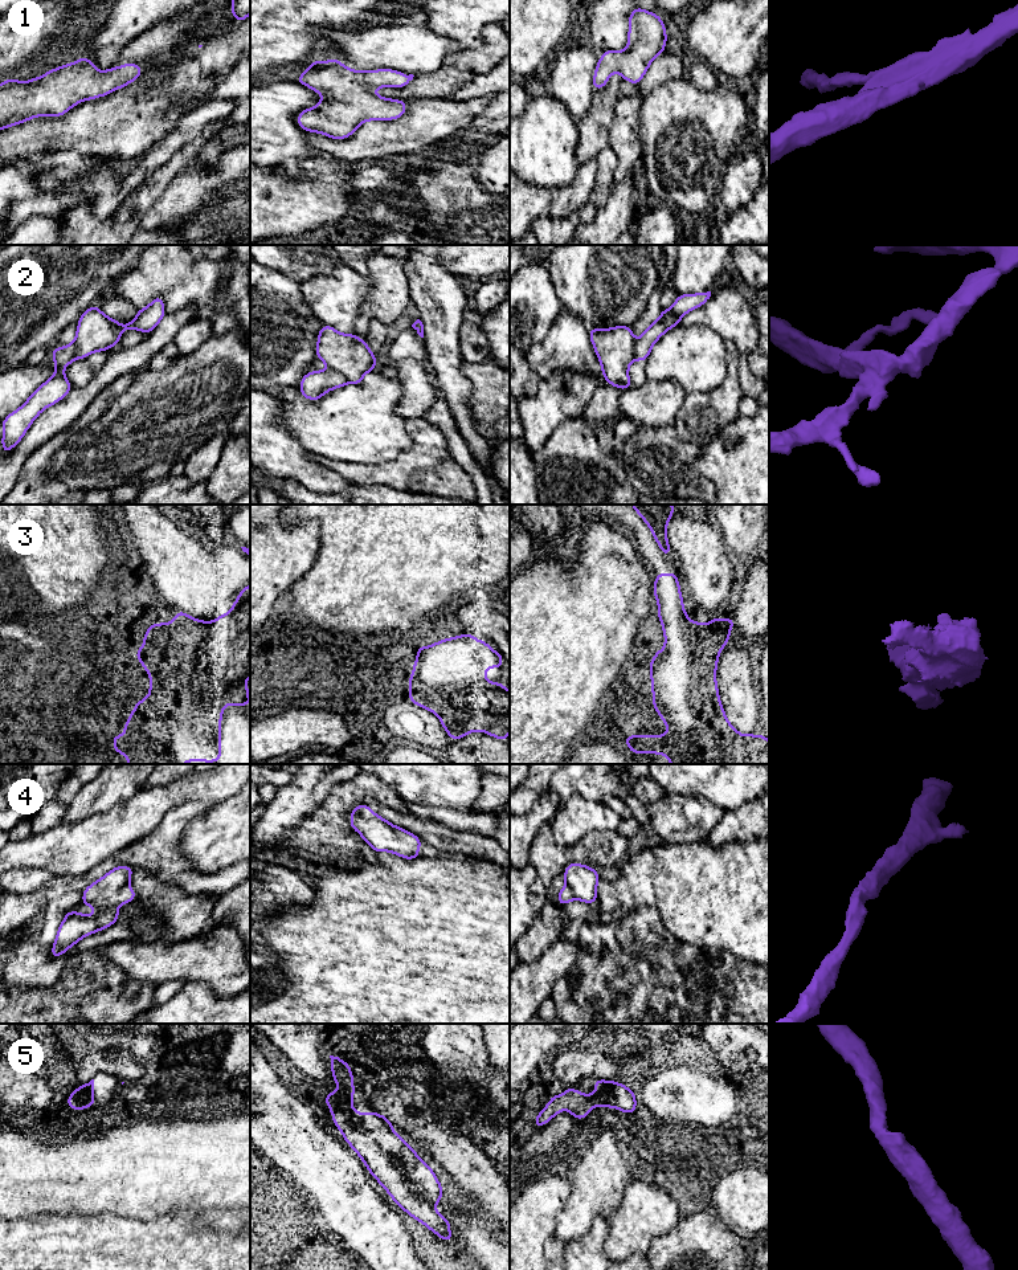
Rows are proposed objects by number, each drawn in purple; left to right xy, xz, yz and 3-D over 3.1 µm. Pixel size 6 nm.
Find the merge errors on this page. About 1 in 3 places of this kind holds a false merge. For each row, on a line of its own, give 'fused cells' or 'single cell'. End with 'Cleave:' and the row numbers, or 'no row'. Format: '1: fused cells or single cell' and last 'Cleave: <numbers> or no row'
1: single cell
2: fused cells
3: fused cells
4: single cell
5: single cell
Cleave: 2, 3

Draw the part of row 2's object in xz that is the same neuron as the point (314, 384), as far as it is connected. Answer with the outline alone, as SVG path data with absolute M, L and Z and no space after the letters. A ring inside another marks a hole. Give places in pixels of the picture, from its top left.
M328 368L327 371L310 371L306 373L301 380L299 389L303 397L316 401L331 389L346 384L347 379L343 375Z

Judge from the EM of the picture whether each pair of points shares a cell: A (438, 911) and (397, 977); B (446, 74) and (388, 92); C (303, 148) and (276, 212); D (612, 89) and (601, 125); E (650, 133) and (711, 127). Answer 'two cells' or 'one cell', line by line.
A: one cell
B: one cell
C: two cells
D: one cell
E: one cell

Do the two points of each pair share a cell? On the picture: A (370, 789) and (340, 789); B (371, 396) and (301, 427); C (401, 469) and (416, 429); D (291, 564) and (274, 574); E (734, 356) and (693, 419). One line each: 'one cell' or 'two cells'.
A: one cell
B: one cell
C: one cell
D: two cells
E: one cell

